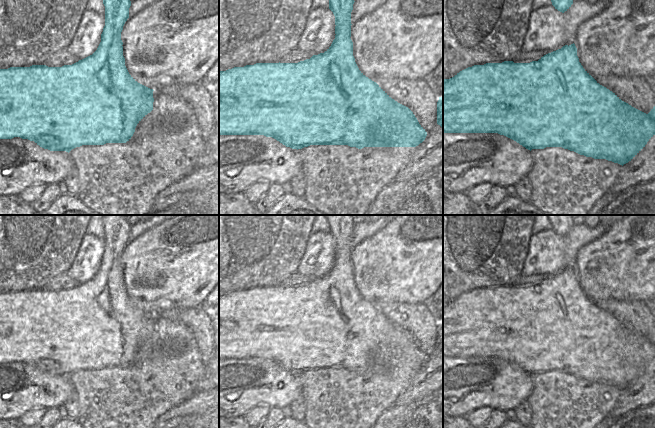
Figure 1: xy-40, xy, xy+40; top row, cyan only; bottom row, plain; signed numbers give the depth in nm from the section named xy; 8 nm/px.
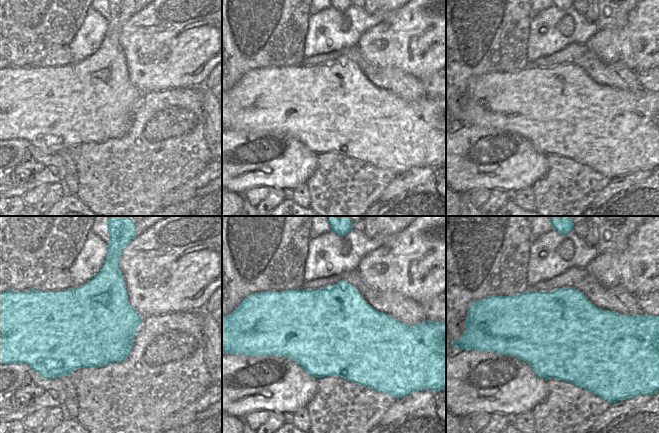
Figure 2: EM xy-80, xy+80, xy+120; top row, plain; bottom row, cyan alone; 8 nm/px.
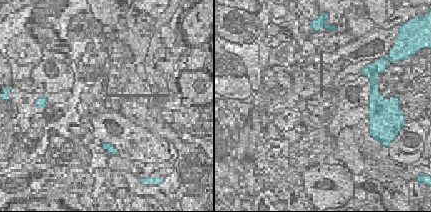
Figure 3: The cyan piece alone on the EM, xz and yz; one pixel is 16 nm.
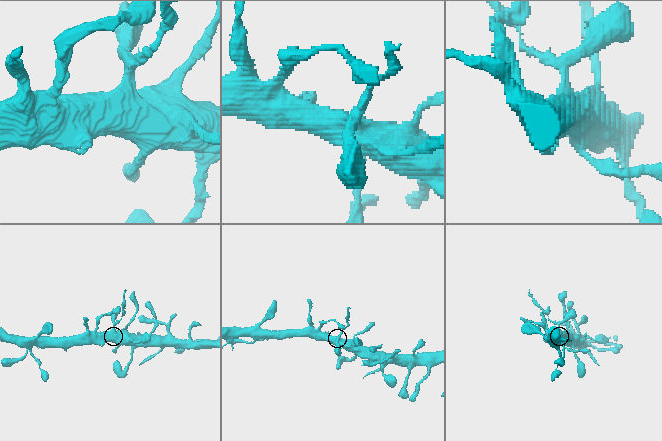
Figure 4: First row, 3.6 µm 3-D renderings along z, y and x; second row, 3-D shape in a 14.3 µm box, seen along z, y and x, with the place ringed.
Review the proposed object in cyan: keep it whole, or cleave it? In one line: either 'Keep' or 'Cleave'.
Cleave.

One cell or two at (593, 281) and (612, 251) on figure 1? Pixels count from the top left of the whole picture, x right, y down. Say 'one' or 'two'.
one

